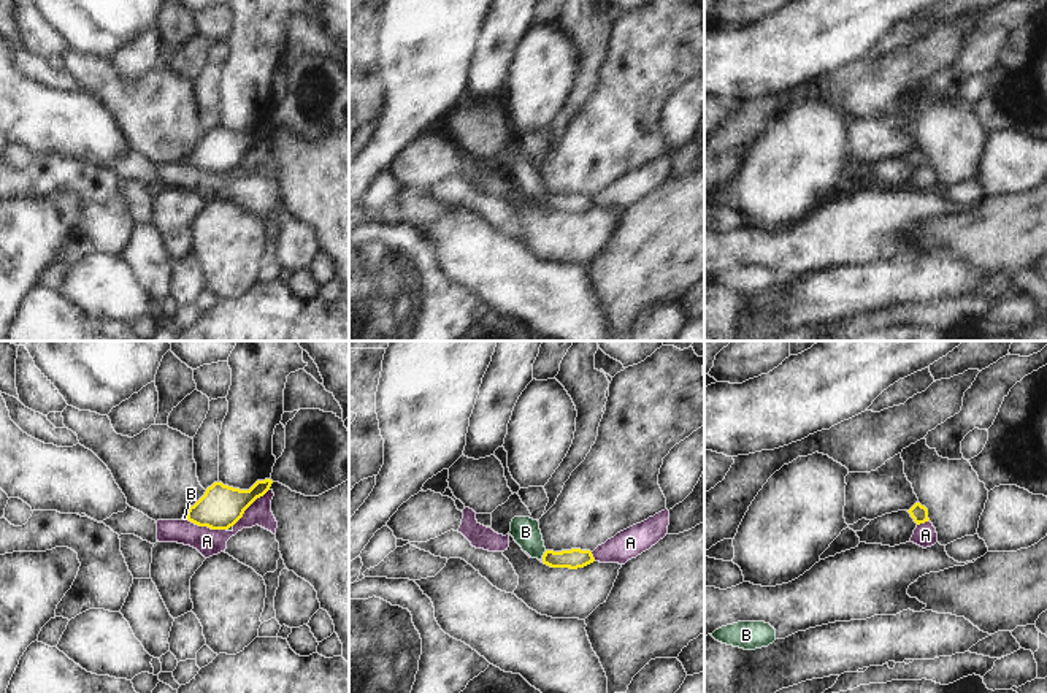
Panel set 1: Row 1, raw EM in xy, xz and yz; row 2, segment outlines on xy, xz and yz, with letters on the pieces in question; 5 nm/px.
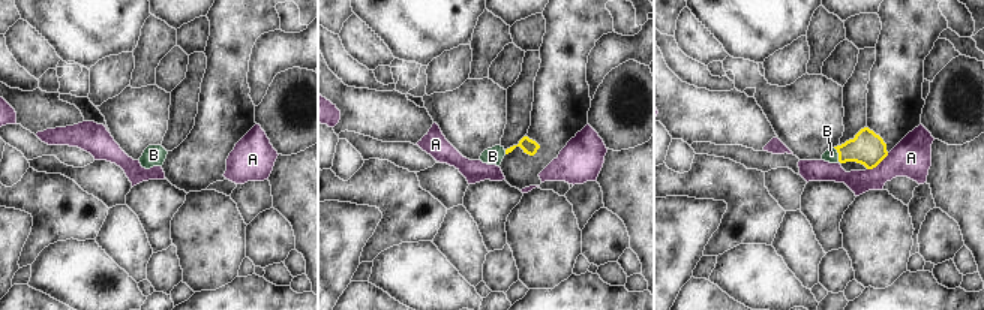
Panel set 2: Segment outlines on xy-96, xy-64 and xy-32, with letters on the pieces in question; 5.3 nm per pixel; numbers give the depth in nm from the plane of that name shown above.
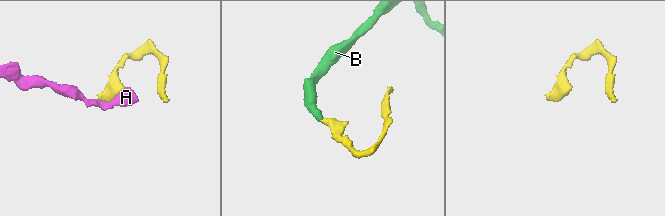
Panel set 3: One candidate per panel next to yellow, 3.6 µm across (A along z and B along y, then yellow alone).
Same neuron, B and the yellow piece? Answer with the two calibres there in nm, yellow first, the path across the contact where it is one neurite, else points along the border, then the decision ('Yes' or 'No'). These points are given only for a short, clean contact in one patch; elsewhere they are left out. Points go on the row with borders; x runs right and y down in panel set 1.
Thickness 100 nm (yellow) against 140 nm. Path across: xz (573, 558), (543, 555), (525, 532). Yes

